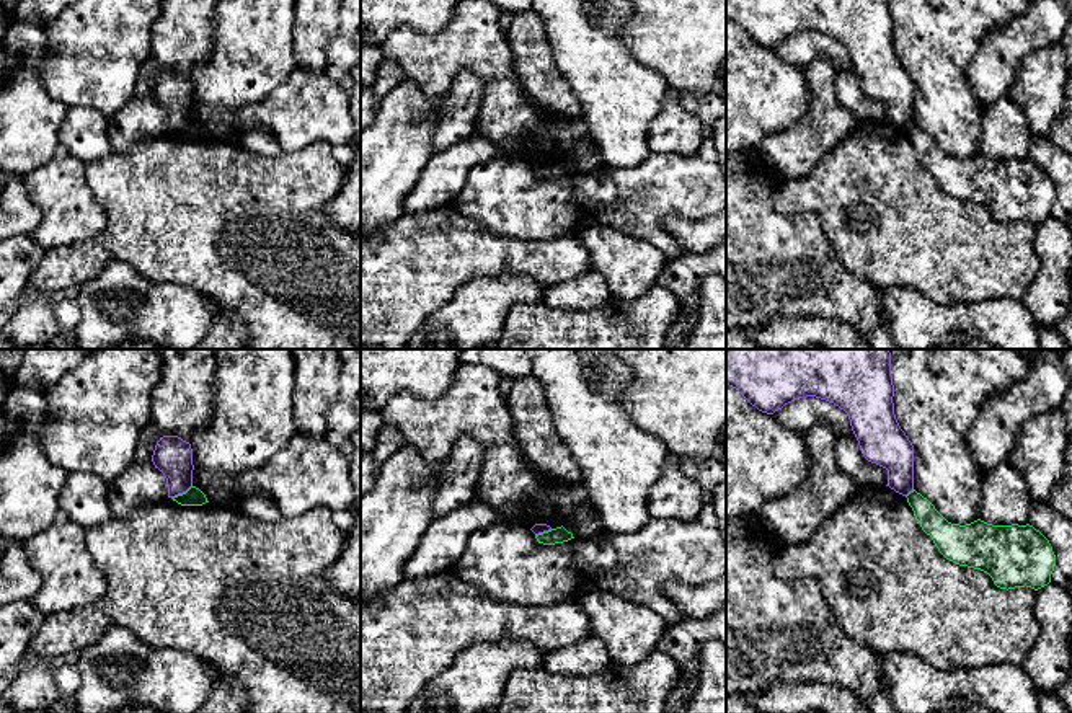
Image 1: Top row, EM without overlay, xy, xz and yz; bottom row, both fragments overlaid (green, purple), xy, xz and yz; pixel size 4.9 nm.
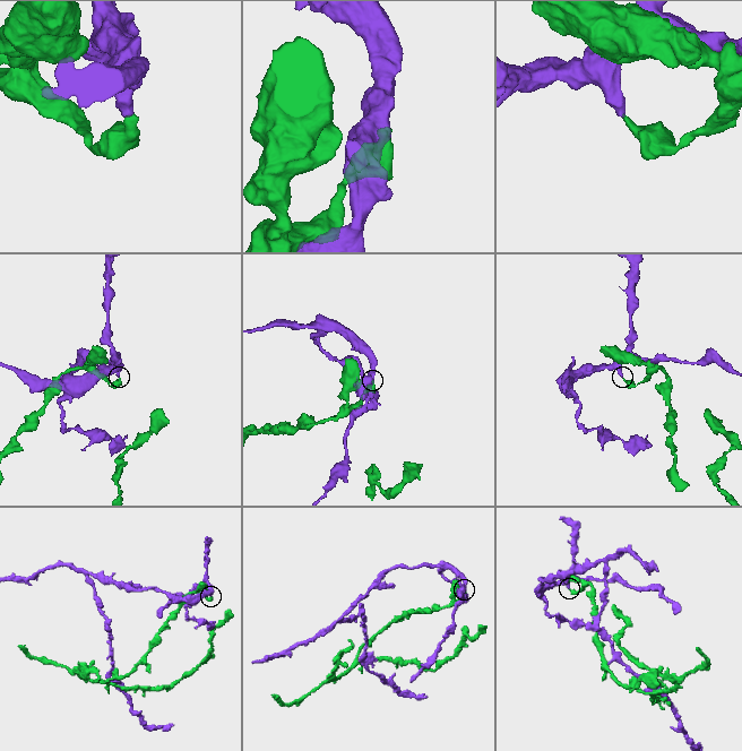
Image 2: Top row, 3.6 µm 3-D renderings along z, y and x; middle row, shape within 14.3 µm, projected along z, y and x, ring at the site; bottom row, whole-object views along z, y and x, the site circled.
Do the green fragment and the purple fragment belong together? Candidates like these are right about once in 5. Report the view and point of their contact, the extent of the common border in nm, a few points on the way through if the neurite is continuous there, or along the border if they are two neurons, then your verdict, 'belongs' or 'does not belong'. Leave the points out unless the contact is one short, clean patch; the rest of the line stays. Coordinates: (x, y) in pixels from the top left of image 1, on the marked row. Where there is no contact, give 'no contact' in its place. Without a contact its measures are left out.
meets green in xy at (183, 493); contact 120 nm long; border along xy (191, 485), (172, 498); does not belong

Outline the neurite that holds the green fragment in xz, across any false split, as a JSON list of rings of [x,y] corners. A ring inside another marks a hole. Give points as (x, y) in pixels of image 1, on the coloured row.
[[[563,525],[561,527],[556,527],[556,529],[552,529],[548,532],[543,532],[543,534],[538,534],[535,535],[537,542],[538,543],[543,543],[543,545],[555,545],[555,543],[563,543],[563,542],[568,542],[573,537],[571,532],[568,532]]]

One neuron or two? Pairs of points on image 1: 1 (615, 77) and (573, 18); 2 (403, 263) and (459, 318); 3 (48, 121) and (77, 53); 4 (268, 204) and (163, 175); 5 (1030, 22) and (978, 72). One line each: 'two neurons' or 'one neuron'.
1: one neuron
2: two neurons
3: two neurons
4: one neuron
5: one neuron

